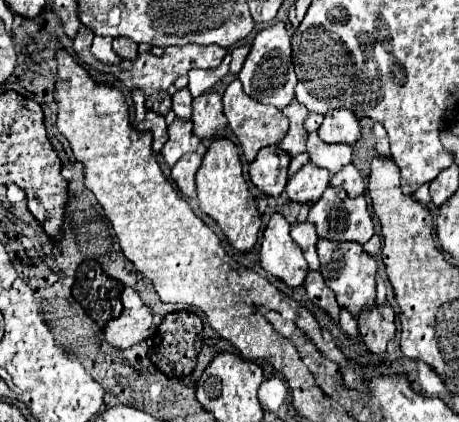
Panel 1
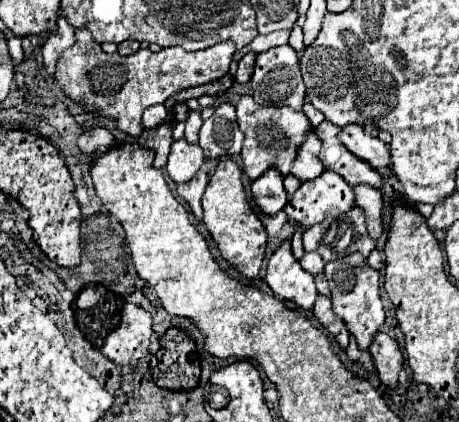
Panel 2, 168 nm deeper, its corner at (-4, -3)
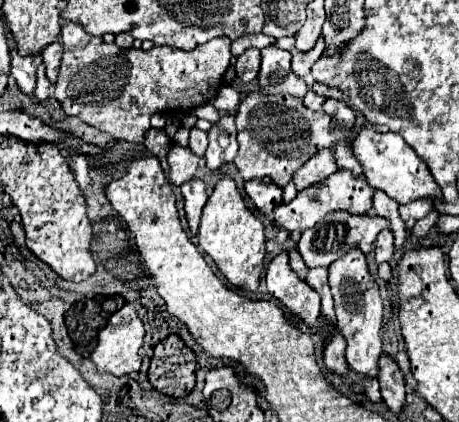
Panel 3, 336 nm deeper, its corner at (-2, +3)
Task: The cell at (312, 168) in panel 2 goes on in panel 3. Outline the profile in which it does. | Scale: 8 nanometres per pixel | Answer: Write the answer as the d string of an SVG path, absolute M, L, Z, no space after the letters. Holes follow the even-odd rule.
M331 150L317 152L315 156L311 156L307 160L307 164L303 164L303 168L299 168L299 172L295 172L293 182L295 182L297 190L303 190L311 184L319 184L321 180L325 180L329 174L333 174L337 170L339 168L331 156Z

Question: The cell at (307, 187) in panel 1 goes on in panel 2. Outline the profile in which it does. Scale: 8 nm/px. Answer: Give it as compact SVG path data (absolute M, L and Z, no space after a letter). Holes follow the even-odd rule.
M333 172L321 174L317 182L303 182L301 188L283 208L287 220L303 228L311 228L329 216L339 216L355 206L351 186Z

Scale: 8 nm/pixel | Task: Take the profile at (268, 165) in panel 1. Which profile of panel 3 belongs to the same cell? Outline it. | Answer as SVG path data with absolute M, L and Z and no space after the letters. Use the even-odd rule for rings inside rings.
M271 180L245 182L245 192L263 214L269 214L277 204L281 204L283 198L283 190L275 186Z

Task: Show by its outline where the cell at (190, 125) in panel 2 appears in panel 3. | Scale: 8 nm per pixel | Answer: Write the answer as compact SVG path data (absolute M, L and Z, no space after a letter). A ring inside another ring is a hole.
M193 126L191 132L189 132L189 148L191 148L197 156L203 158L205 148L207 148L207 134L205 134L203 130L199 130L197 126Z

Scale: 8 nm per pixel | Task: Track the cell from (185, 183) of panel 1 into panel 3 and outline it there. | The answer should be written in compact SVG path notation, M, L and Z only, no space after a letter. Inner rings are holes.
M193 178L187 184L181 184L181 194L185 198L185 214L187 214L191 234L197 234L199 220L201 220L201 210L207 202L207 188L205 188L203 180Z

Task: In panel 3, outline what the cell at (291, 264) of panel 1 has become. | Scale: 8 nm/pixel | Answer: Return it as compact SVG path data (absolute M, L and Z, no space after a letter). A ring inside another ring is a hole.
M283 250L267 266L267 290L279 298L289 312L303 318L309 326L317 324L319 316L319 294L301 280L289 266L289 254Z

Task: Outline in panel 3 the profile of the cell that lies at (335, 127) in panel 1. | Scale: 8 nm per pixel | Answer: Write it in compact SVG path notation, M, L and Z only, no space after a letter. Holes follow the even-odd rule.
M363 128L353 140L353 154L359 160L369 186L383 190L399 204L407 204L417 198L439 196L439 186L435 184L427 164L409 148L409 144L405 144L405 140L399 134L379 134L371 128Z

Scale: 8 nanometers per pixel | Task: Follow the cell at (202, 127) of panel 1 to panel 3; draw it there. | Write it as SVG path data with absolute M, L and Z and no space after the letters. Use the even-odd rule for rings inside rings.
M231 114L221 116L219 122L209 128L209 146L205 152L205 162L211 170L217 170L225 162L231 162L237 154L237 130L235 118Z

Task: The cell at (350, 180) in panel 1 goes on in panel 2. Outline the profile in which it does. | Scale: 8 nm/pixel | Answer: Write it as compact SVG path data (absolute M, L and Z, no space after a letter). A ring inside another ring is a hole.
M355 186L355 196L357 196L357 206L363 208L367 216L367 230L373 240L379 240L381 234L385 232L385 222L383 222L383 198L373 190L371 186Z

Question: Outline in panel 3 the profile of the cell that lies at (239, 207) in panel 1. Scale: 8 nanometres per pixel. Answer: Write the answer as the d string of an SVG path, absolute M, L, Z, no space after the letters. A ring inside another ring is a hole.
M227 174L215 184L213 192L209 194L209 200L203 208L197 240L233 286L239 286L251 292L257 290L261 270L263 270L263 260L267 254L263 224L259 222L257 216L253 216L247 210L243 196L239 194L235 182Z

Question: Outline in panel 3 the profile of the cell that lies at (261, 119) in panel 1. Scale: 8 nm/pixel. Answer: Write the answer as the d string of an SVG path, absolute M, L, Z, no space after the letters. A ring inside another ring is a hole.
M249 92L235 114L239 152L235 166L245 180L273 178L275 184L285 186L291 176L321 148L331 148L341 134L329 134L331 118L325 112L313 112L303 106L301 98L293 96L265 96L261 92Z

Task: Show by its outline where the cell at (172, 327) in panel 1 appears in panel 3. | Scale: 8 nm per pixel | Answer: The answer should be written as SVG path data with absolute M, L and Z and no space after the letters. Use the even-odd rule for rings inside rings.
M171 334L155 346L149 382L161 394L185 396L195 386L195 368L195 352L177 334Z

